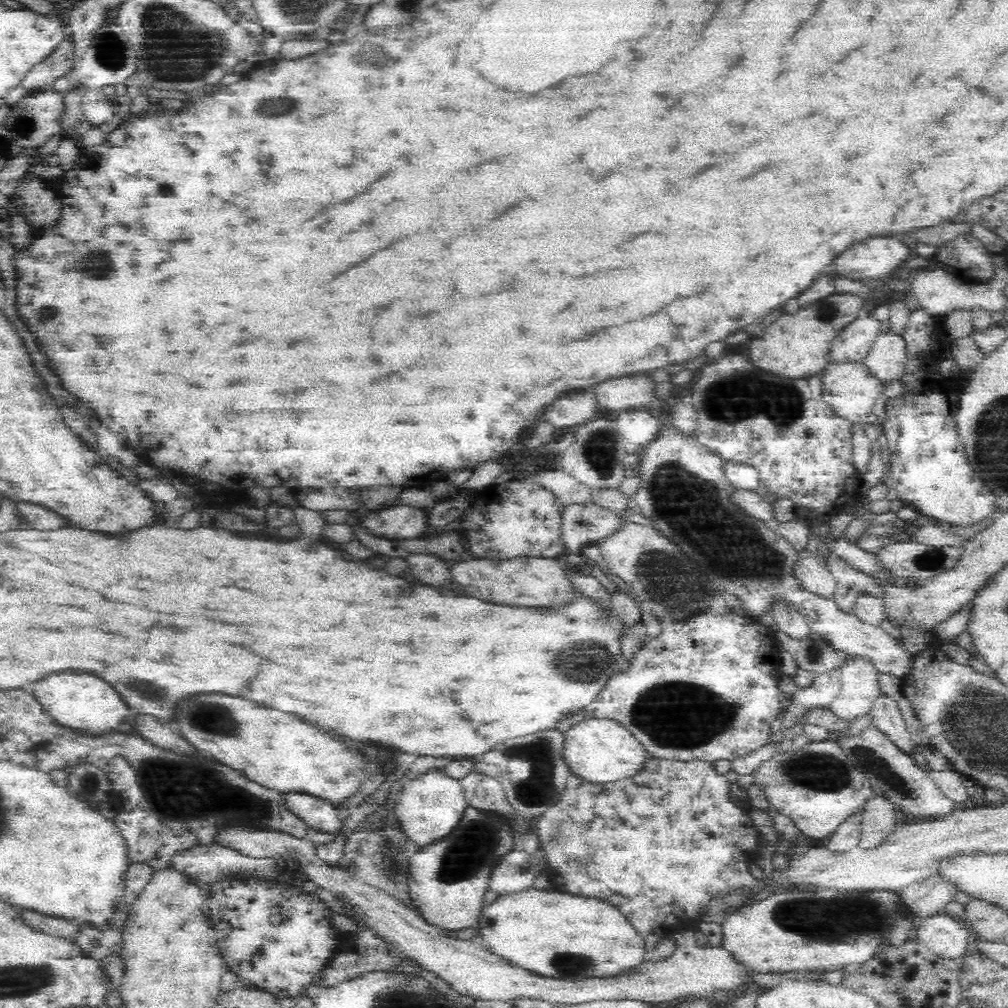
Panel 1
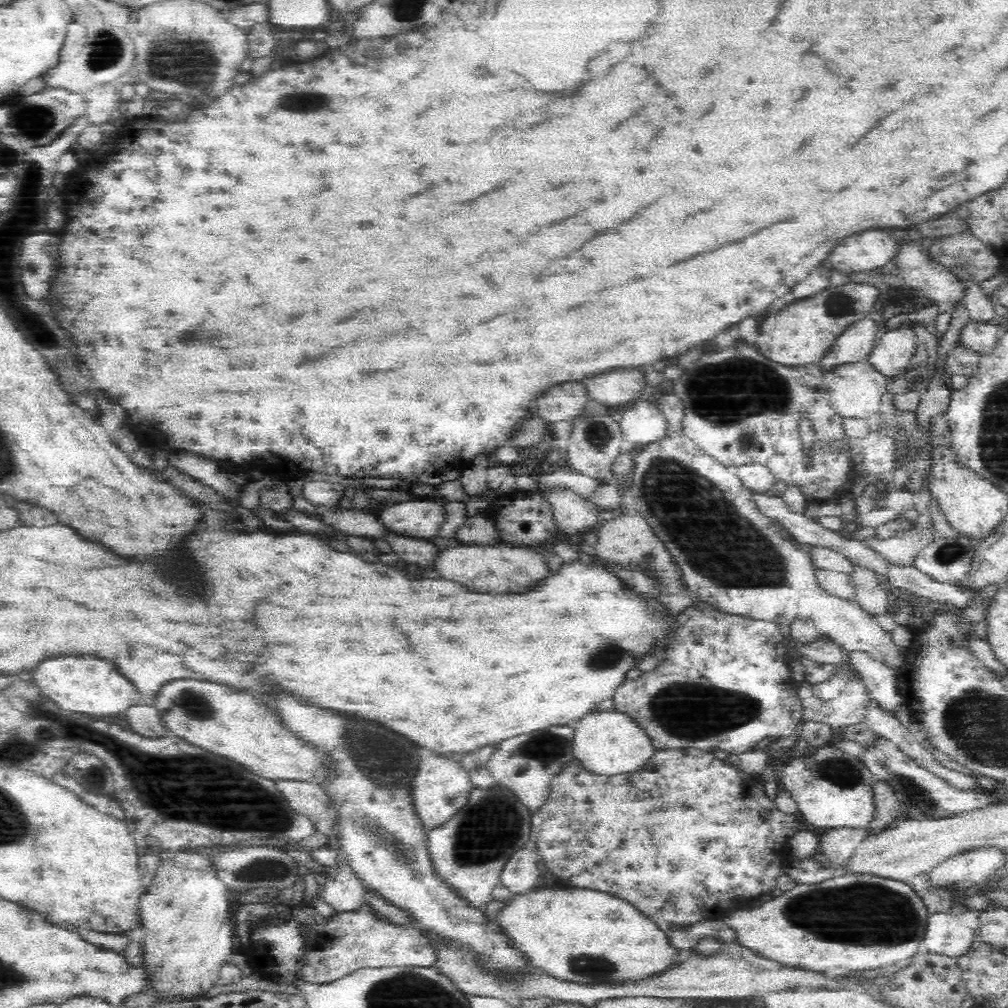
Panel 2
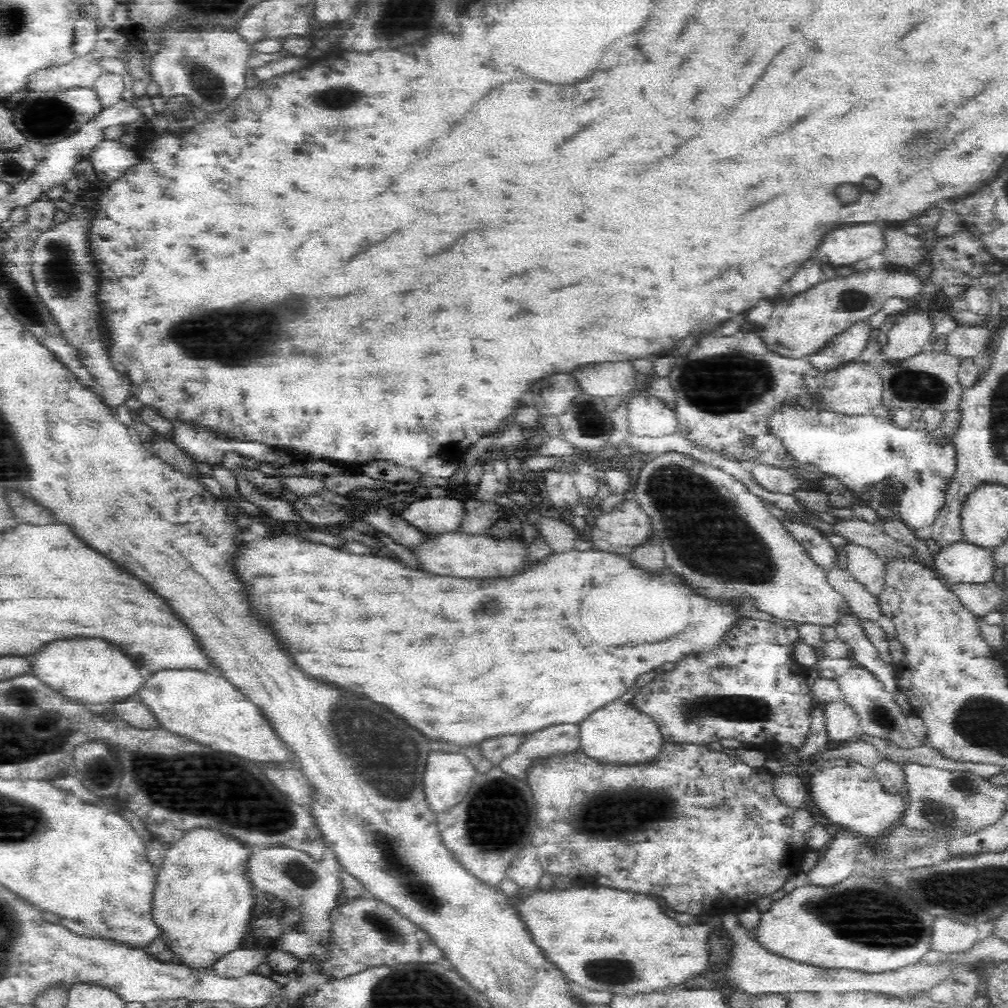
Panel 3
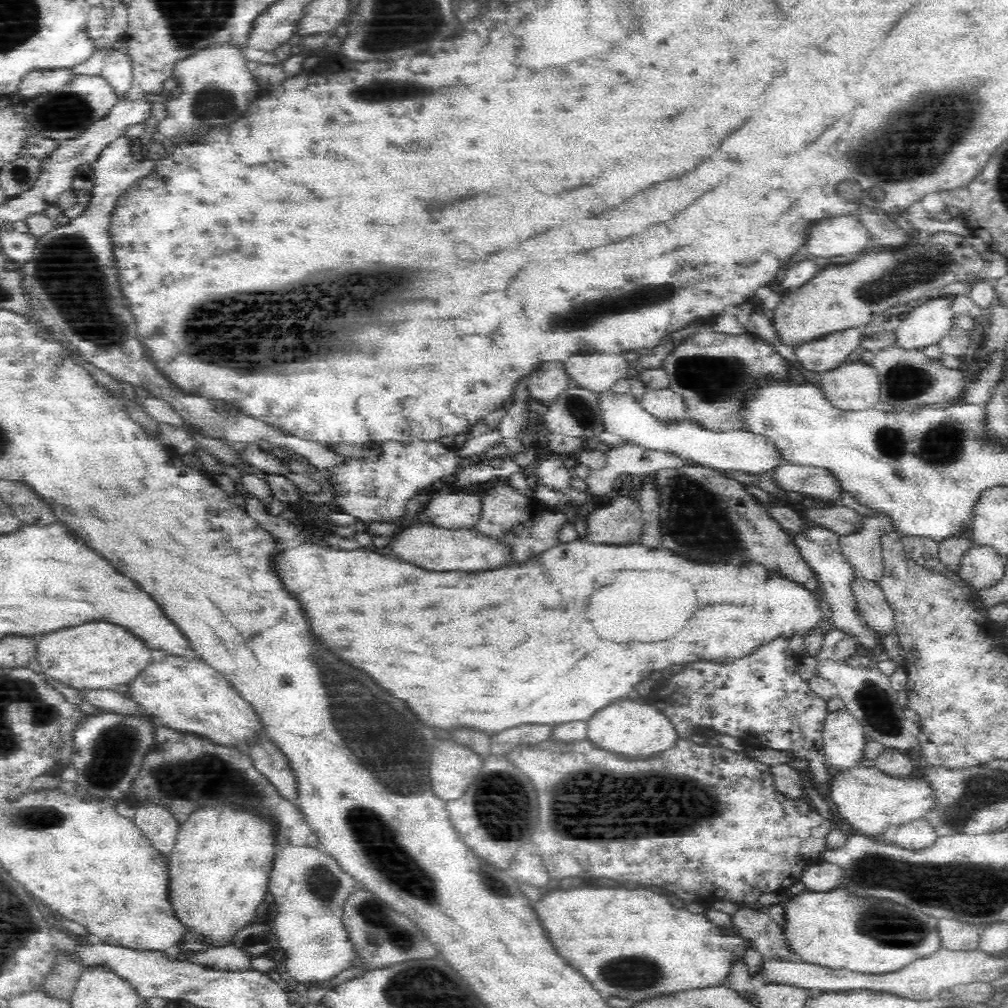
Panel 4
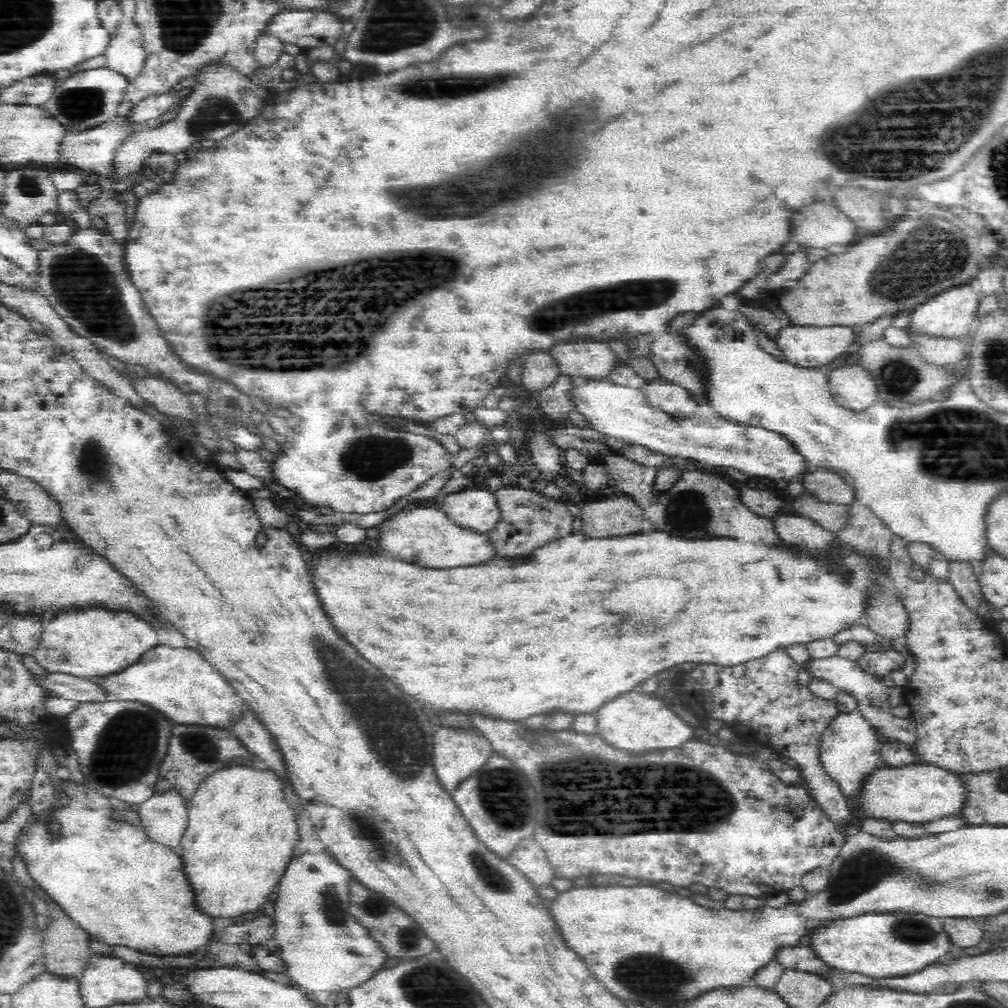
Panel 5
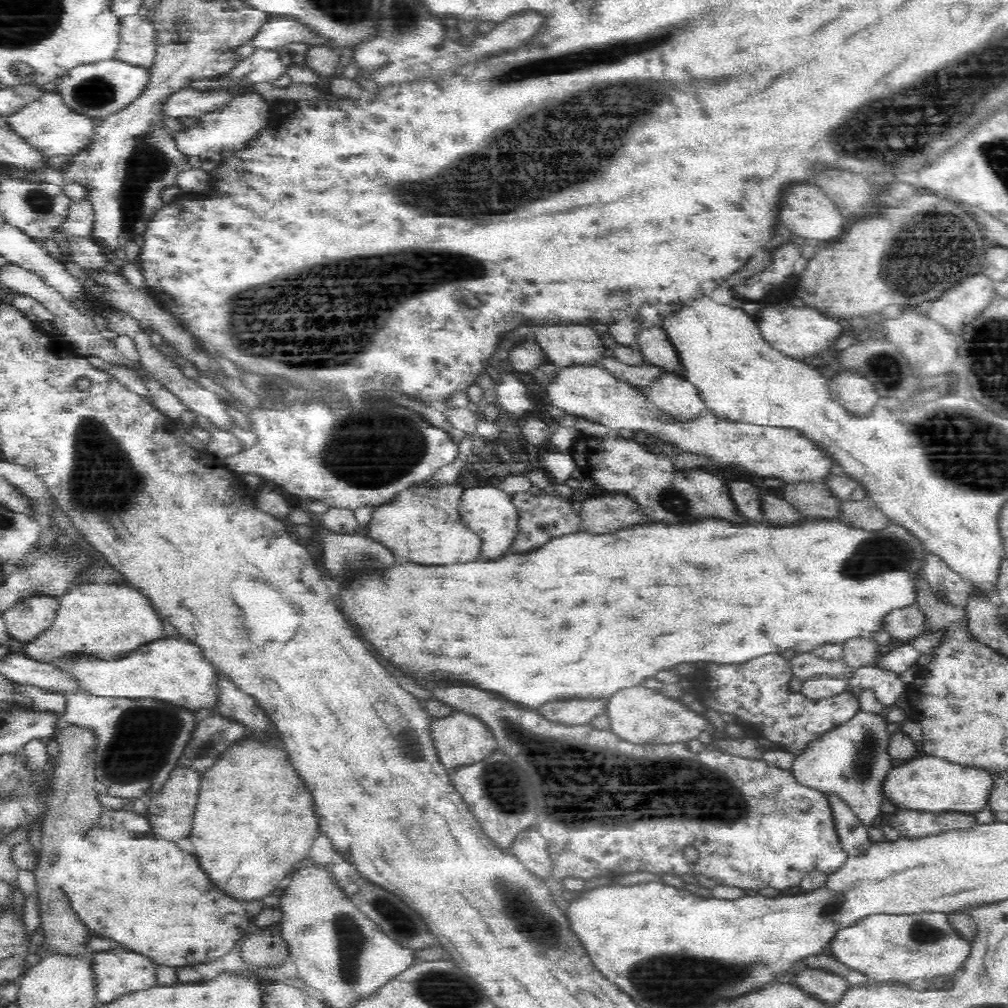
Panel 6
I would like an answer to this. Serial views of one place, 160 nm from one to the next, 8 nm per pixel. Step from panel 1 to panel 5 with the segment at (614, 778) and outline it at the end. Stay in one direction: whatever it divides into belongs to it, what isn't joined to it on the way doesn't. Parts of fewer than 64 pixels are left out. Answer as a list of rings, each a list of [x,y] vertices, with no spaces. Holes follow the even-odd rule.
[[[638,689],[613,698],[594,715],[596,736],[609,746],[626,752],[674,749],[694,738],[694,728],[678,717],[666,701]]]

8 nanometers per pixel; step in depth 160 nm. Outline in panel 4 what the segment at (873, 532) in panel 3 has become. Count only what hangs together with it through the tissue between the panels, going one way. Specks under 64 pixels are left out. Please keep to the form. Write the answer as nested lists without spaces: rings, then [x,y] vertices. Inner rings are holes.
[[[844,505],[825,509],[810,507],[805,512],[805,519],[831,530],[839,537],[859,533],[864,528],[864,517]]]

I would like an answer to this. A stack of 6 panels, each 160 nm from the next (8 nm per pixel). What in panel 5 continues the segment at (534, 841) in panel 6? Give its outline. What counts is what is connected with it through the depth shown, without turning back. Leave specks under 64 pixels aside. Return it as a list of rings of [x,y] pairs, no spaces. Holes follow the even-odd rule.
[[[532,843],[518,848],[506,861],[528,878],[534,888],[548,886],[554,878],[554,871],[546,858],[546,853]]]

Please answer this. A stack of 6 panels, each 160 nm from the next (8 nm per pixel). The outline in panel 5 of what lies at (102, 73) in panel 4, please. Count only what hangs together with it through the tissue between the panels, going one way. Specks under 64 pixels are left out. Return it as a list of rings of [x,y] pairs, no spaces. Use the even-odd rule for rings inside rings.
[[[129,18],[115,28],[114,38],[104,52],[106,69],[122,75],[126,82],[134,80],[143,66],[142,49],[139,46],[138,27]]]

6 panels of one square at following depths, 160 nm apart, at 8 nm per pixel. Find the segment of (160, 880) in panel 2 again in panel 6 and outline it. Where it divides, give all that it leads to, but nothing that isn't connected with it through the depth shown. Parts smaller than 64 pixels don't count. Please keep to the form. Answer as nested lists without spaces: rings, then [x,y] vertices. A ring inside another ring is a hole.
[[[247,738],[226,751],[217,763],[203,772],[188,840],[194,846],[198,866],[212,886],[228,898],[242,903],[261,902],[284,884],[295,868],[304,861],[306,852],[317,836],[318,819],[314,818],[310,793],[303,786],[277,741],[262,745]]]

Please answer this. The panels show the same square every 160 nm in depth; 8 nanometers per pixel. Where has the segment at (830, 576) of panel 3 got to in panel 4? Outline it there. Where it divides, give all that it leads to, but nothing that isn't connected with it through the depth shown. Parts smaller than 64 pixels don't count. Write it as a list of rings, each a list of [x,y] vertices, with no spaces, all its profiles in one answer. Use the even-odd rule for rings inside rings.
[[[855,577],[850,580],[850,591],[868,626],[882,635],[888,634],[894,627],[894,614],[877,583]]]

